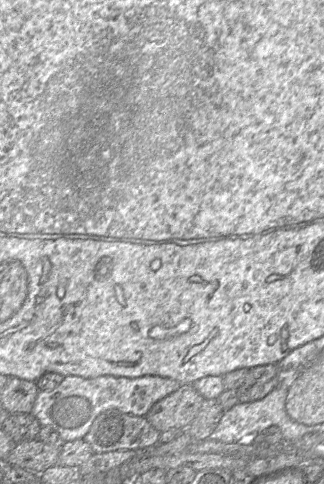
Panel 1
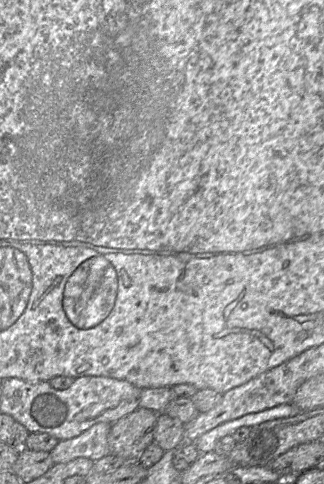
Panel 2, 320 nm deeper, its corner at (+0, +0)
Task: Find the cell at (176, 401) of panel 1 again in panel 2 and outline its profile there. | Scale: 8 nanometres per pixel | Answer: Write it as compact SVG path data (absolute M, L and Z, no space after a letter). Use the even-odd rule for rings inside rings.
M139 407L112 423L108 435L111 453L129 461L139 461L145 449L154 442L154 431L161 413Z

